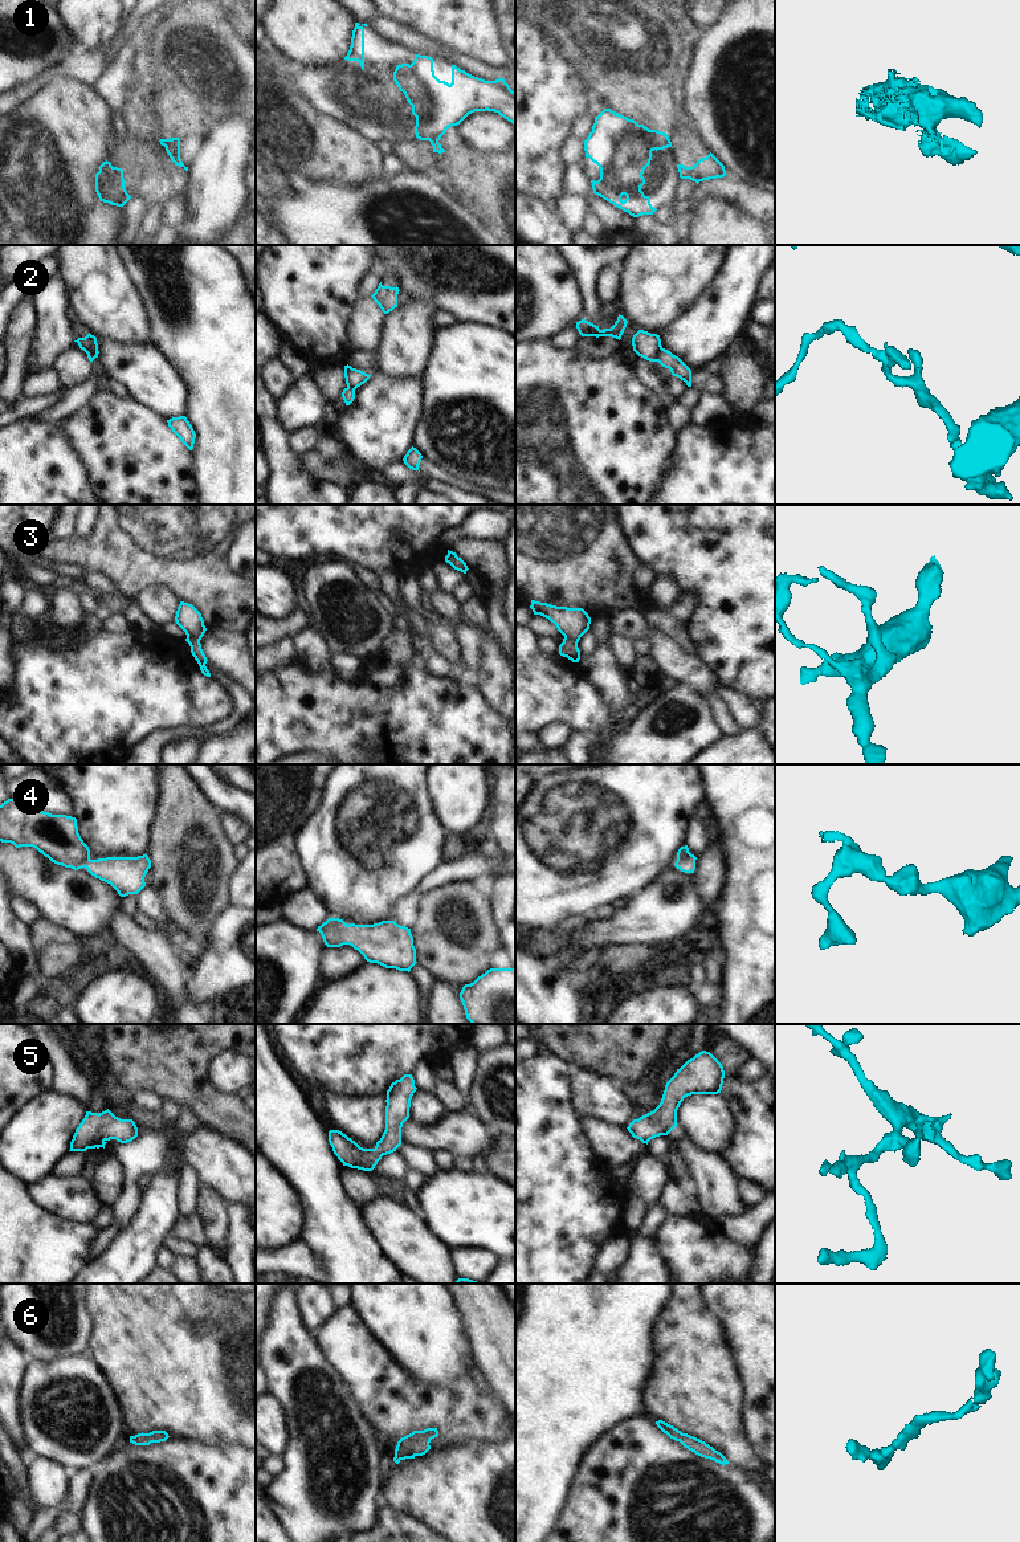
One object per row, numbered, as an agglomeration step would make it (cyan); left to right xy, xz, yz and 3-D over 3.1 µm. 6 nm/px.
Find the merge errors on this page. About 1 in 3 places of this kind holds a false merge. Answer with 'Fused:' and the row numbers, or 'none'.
Fused: 1, 2

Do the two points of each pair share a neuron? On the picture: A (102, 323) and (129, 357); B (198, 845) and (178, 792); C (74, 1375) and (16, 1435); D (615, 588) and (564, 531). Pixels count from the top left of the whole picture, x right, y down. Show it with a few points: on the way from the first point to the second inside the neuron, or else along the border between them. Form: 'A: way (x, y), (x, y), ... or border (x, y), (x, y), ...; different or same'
A: border (97, 337), (121, 343), (146, 345); different
B: way (187, 832), (182, 806); same
C: border (17, 1398), (21, 1434), (28, 1449); different
D: way (600, 574), (572, 546); same

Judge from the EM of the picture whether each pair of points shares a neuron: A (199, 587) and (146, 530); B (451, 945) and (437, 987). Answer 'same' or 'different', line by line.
A: same
B: different

